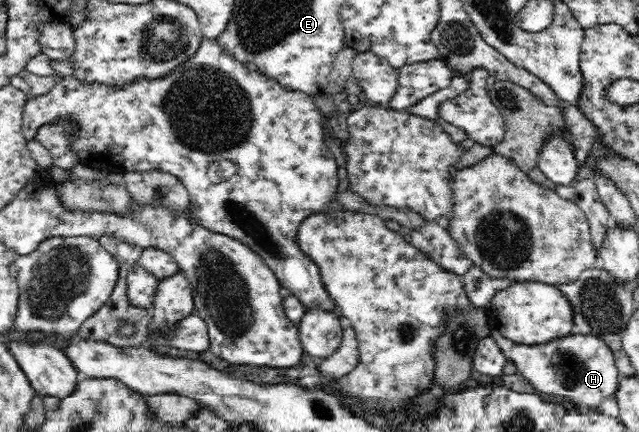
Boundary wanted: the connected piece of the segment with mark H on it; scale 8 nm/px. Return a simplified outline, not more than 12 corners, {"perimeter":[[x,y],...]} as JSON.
{"perimeter":[[493,329],[539,393],[598,409],[618,390],[611,347],[568,335],[535,346]]}

